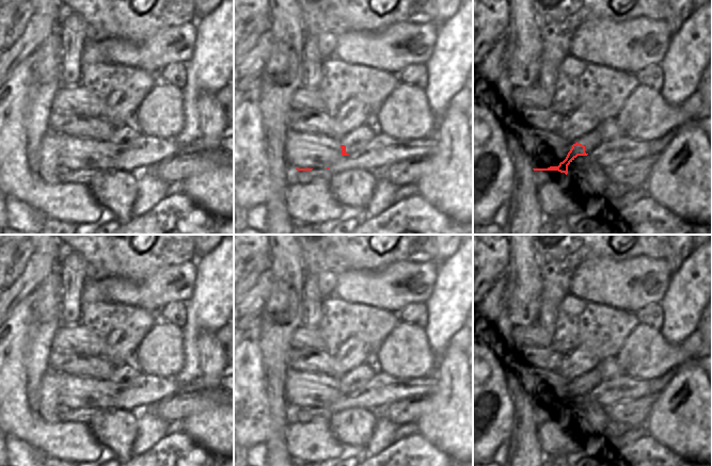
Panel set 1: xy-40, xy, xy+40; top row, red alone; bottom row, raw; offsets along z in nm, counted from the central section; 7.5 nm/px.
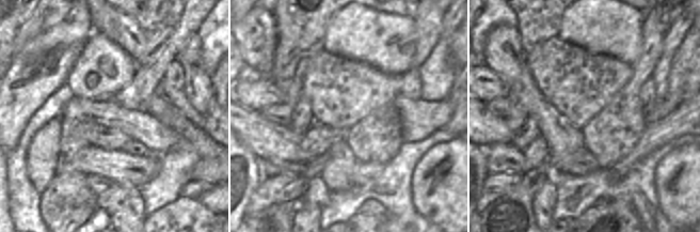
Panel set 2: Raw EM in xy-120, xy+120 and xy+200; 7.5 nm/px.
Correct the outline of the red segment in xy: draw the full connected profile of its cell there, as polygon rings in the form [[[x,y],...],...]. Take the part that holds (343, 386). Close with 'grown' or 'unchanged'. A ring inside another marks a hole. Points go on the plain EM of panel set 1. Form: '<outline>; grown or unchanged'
[[[378,371],[364,386],[350,393],[346,391],[346,385],[341,384],[342,395],[328,406],[332,412],[349,407],[379,409],[396,401],[430,395],[437,383],[438,375],[432,373],[415,380],[402,380]]]; grown

